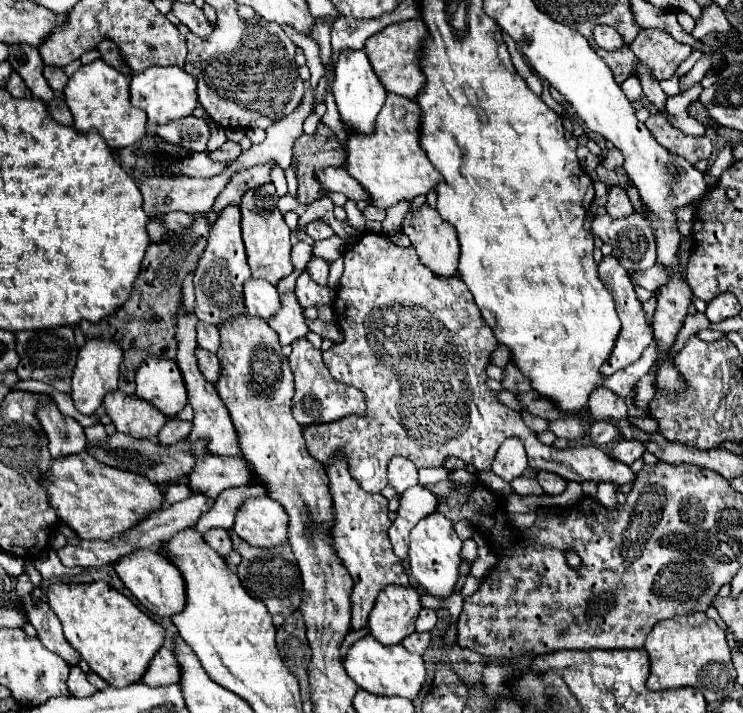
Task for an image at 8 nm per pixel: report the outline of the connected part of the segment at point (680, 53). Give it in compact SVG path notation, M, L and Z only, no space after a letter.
M641 30L631 42L631 50L645 66L651 68L657 80L671 78L677 66L691 54L691 46L679 44L673 36L661 30Z

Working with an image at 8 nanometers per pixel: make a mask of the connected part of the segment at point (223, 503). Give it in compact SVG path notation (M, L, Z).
M255 484L255 486L239 486L239 488L229 488L227 492L221 492L215 500L215 504L211 506L211 510L207 510L194 528L199 528L199 532L207 532L213 528L223 528L223 530L231 530L233 528L233 520L235 520L235 512L239 508L239 504L245 498L251 496L263 496L263 486Z

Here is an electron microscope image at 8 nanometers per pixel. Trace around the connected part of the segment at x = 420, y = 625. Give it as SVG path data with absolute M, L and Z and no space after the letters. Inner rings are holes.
M423 608L423 610L419 612L419 618L417 618L417 632L429 632L429 630L433 630L435 622L437 622L435 610Z

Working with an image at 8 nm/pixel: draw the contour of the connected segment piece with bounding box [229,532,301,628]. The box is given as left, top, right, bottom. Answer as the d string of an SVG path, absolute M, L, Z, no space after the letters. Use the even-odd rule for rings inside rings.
M233 532L229 536L233 540L233 548L241 554L241 564L237 566L237 576L243 584L243 588L247 590L249 596L267 604L269 612L273 612L273 624L279 628L283 624L283 620L293 610L297 610L301 604L301 574L299 574L297 560L291 552L291 546L285 542L275 548L265 550L265 548L249 546L245 540L241 540Z

